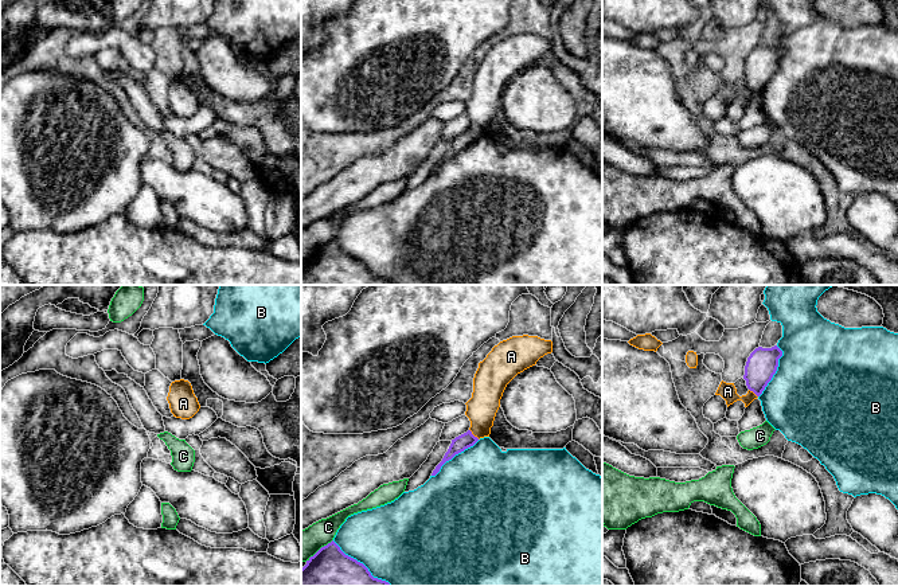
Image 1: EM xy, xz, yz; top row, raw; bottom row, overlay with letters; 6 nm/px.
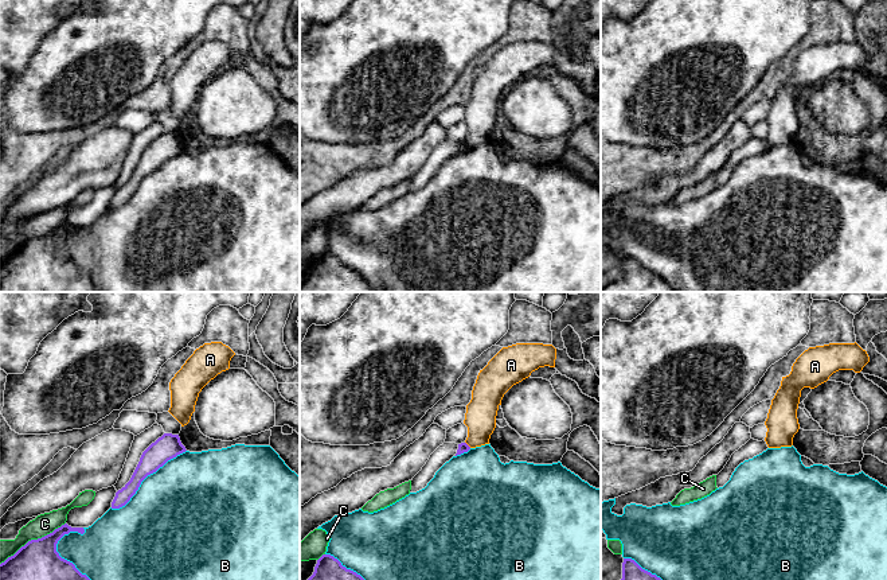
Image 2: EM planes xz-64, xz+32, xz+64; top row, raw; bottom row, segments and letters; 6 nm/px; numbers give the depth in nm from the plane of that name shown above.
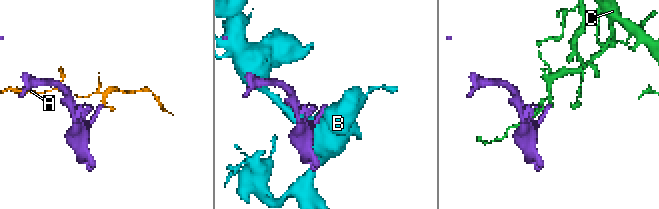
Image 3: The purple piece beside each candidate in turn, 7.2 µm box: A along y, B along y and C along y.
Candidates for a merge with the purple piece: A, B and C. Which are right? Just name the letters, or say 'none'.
none

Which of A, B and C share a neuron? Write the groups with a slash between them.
A / B / C

